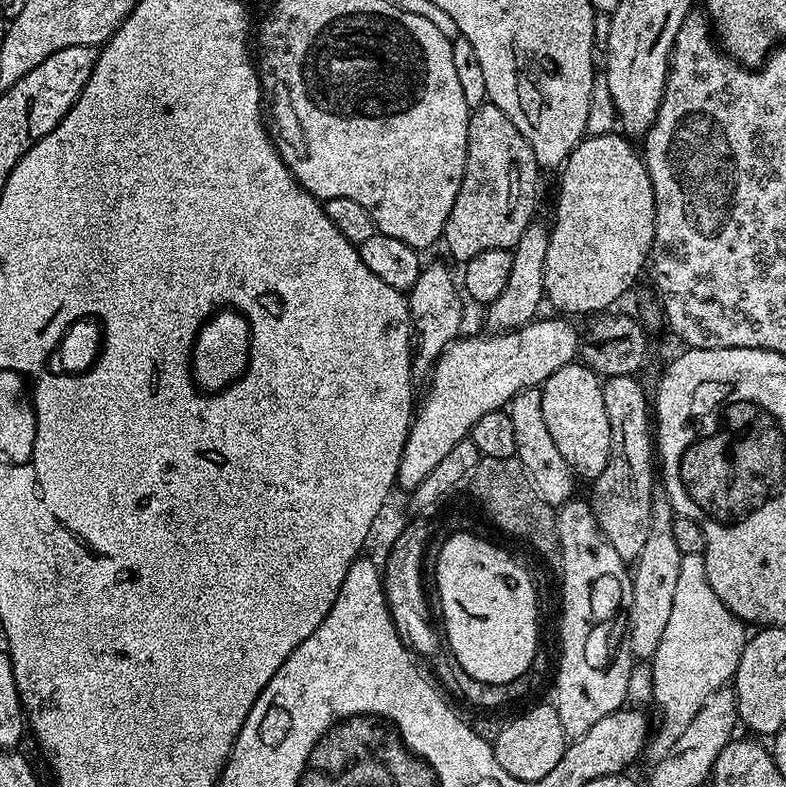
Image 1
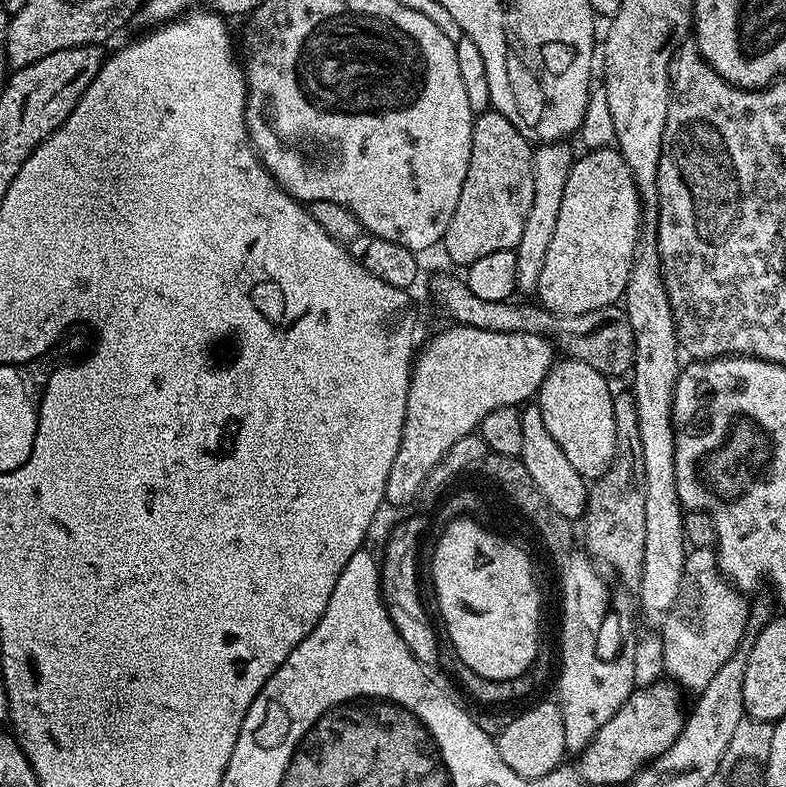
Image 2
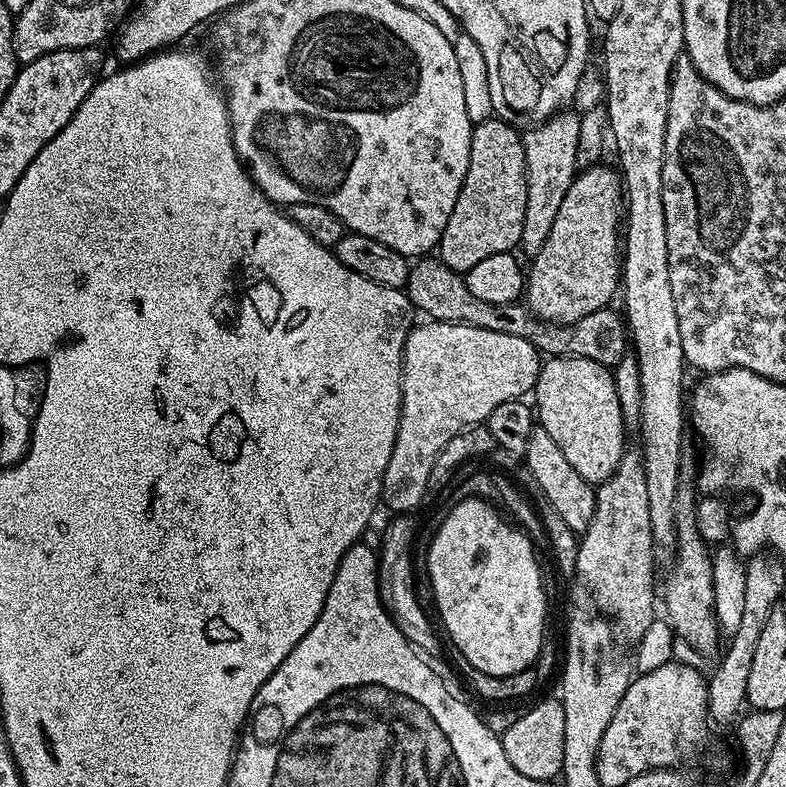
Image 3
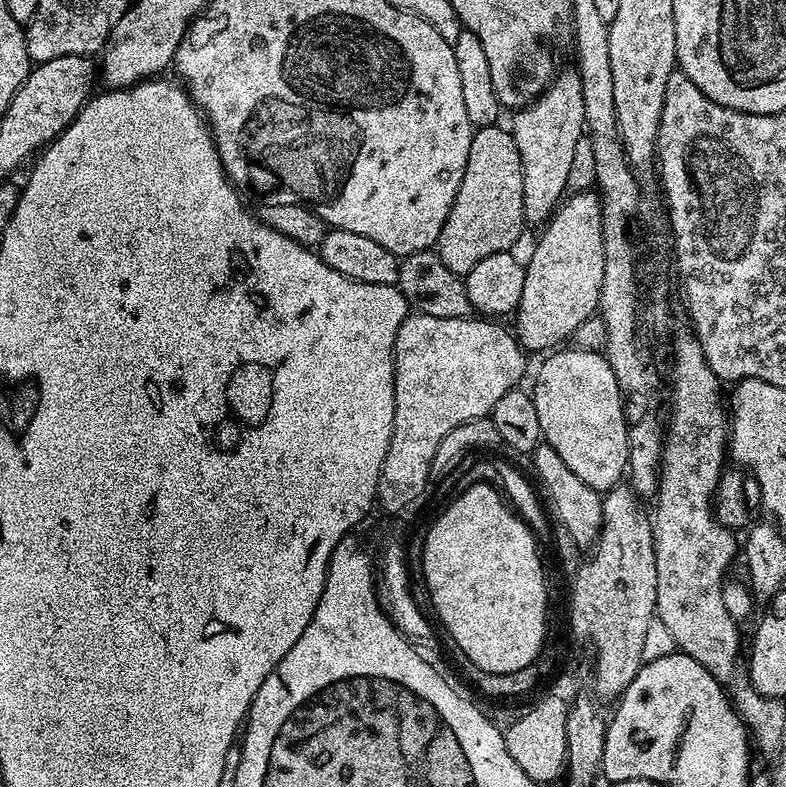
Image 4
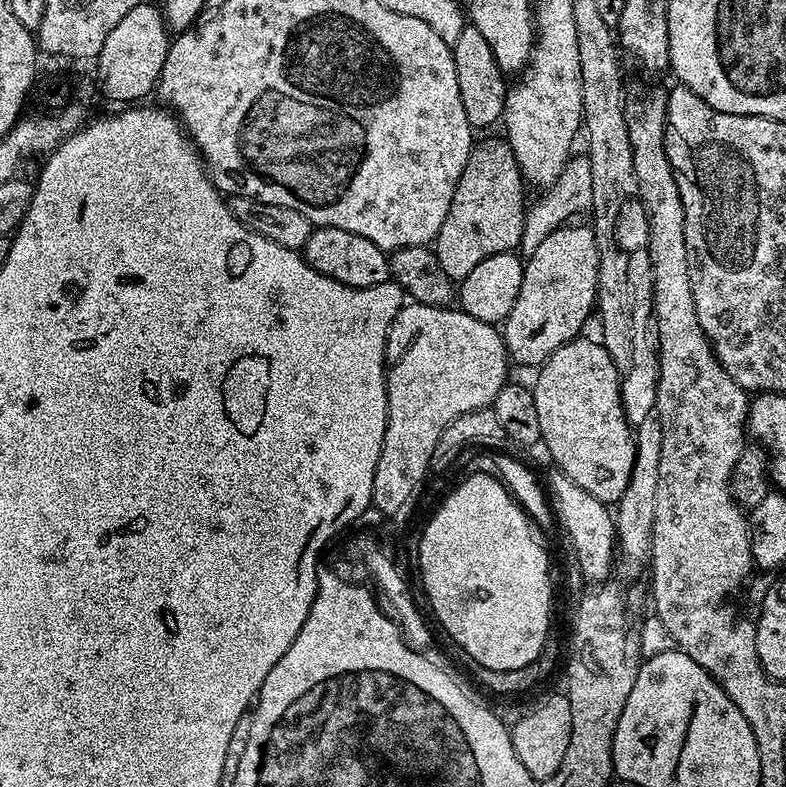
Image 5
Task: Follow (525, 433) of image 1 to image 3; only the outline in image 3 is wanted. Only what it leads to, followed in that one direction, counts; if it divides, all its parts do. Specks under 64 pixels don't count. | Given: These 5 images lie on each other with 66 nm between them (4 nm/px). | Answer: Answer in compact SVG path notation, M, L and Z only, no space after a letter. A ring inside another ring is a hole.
M537 426L530 434L530 442L526 442L522 461L537 480L539 495L550 506L554 506L555 512L559 513L572 531L583 534L590 526L590 518L594 518L596 488L586 478L582 478L582 474L578 474L574 466L570 466L566 454L562 454L562 446L558 446L558 442L554 442L554 438L550 438L544 428Z

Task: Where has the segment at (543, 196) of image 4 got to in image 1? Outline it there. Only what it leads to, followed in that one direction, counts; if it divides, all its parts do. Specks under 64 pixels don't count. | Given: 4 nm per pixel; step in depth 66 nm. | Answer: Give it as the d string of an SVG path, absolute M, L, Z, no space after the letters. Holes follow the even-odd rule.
M533 222L522 234L515 248L511 249L510 279L506 282L506 290L494 298L492 304L487 305L488 324L493 333L513 332L523 324L530 324L537 319L540 303L545 303L544 275L546 274L546 250L548 249L548 234L550 228L547 223Z

